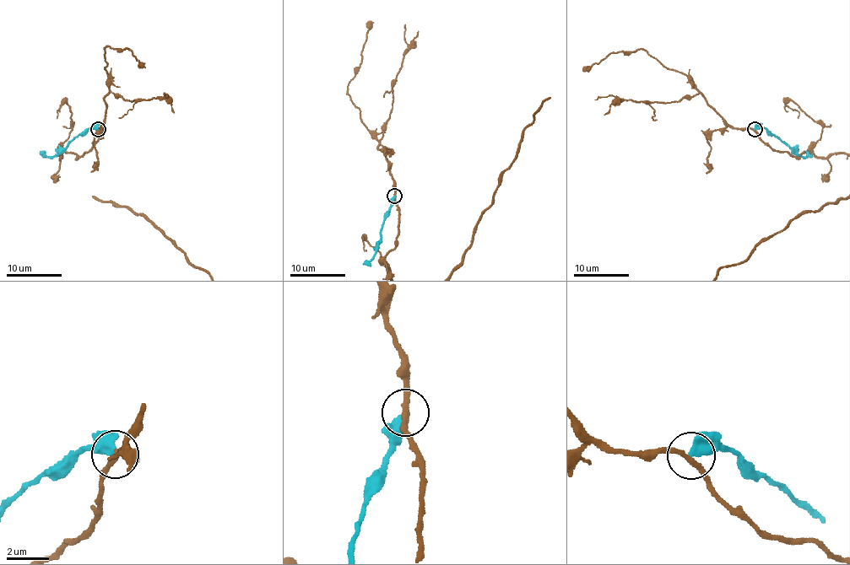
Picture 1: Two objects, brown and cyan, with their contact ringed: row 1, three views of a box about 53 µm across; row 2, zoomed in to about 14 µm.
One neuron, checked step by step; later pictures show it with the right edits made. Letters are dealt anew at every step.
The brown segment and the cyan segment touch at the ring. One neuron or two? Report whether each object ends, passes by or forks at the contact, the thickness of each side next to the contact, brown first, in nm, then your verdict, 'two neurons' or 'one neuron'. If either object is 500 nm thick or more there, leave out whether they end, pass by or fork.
brown passes by | cyan ends | 240/440 nm | two neurons

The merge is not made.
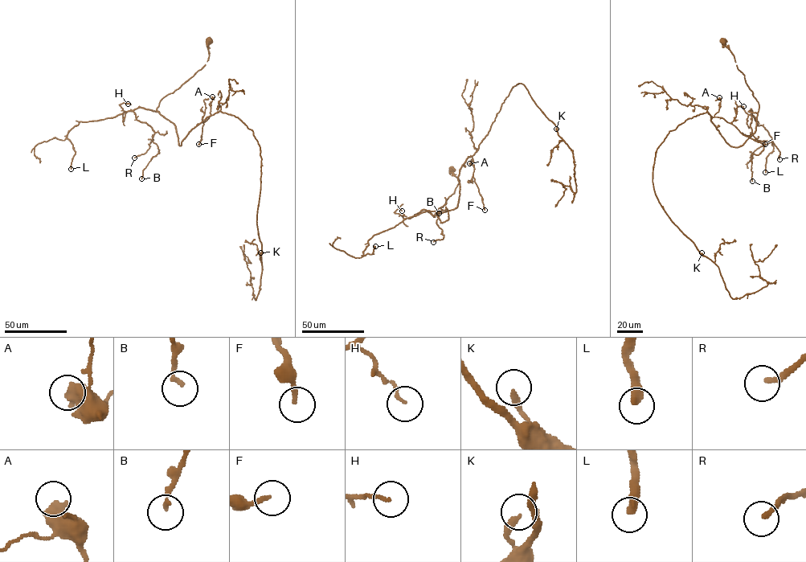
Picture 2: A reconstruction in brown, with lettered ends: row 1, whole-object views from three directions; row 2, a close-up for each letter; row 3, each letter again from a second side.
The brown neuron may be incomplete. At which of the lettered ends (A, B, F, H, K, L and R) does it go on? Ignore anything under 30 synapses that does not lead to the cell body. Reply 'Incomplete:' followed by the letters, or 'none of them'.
Incomplete: F

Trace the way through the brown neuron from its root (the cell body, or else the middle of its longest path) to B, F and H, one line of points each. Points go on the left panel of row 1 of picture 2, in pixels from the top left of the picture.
B: (209, 40), (203, 67), (161, 99), (156, 111), (133, 110), (154, 132), (159, 152), (141, 178)
F: (209, 40), (205, 66), (161, 99), (156, 111), (174, 125), (179, 145), (210, 116), (204, 122), (198, 144)
H: (209, 40), (209, 58), (205, 66), (161, 99), (156, 111), (138, 107), (124, 112), (120, 104), (128, 104)

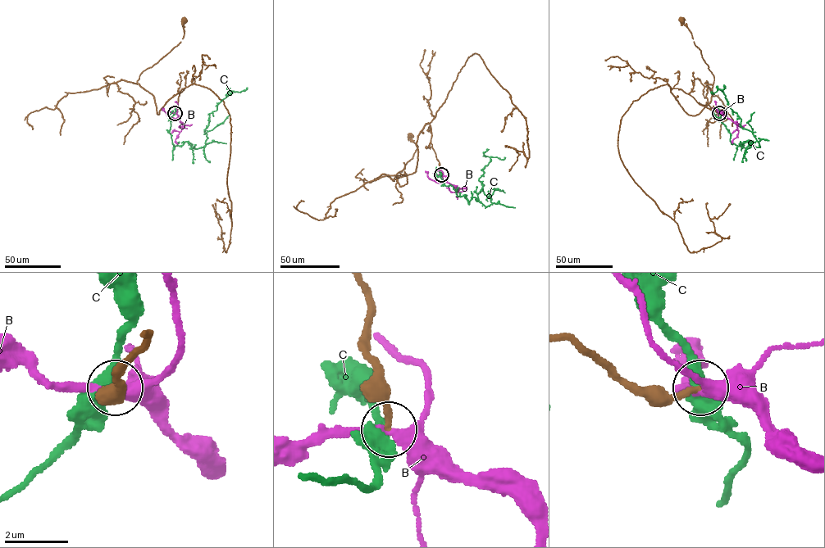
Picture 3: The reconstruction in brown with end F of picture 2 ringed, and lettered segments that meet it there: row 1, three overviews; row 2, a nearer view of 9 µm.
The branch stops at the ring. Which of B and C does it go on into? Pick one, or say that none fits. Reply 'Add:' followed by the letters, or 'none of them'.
Add: none of them

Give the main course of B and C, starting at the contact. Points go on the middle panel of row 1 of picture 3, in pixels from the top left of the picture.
B: (441, 174), (447, 177), (447, 182), (457, 187), (458, 191), (454, 187), (457, 185)
C: (441, 174), (469, 204), (475, 197), (487, 206), (479, 178), (490, 158), (504, 157)

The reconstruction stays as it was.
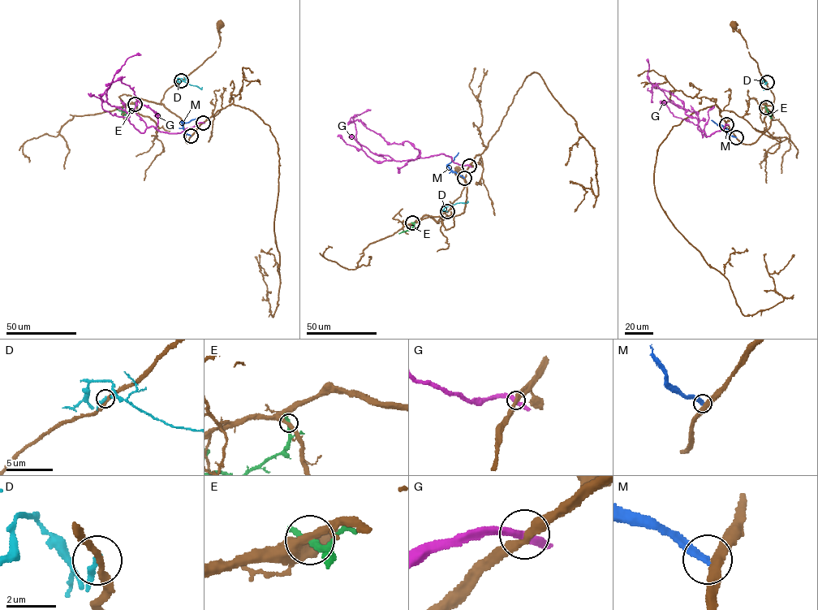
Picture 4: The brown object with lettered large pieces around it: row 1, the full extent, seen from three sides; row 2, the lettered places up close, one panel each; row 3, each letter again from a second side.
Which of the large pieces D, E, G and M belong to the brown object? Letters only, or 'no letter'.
no letter

